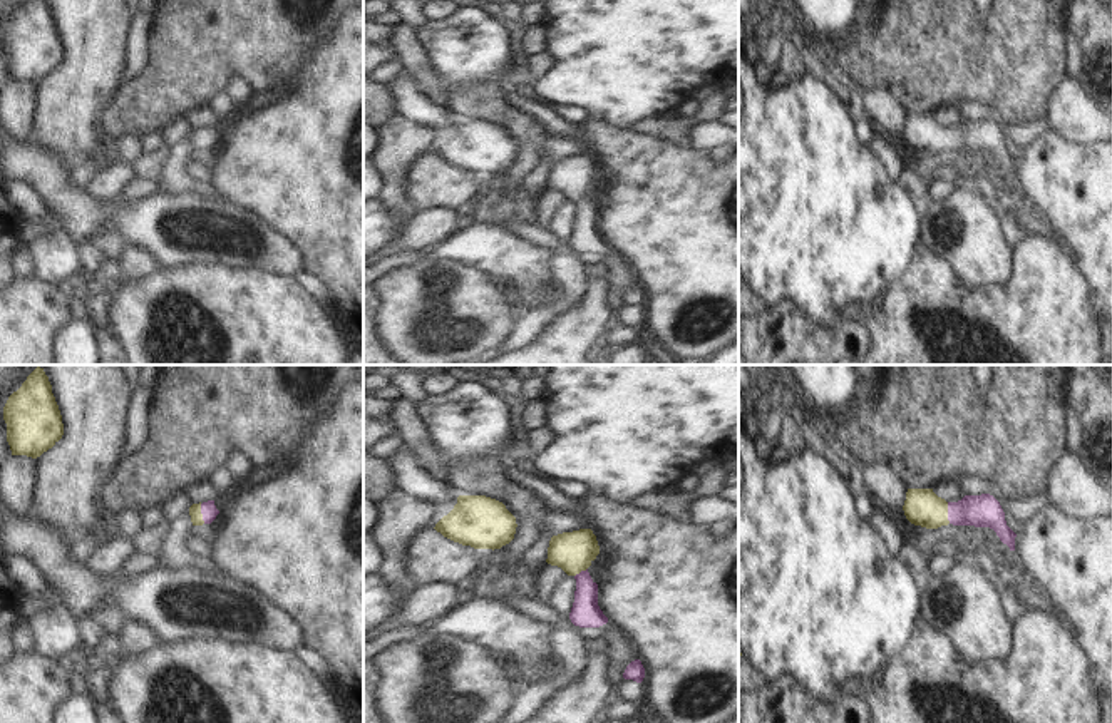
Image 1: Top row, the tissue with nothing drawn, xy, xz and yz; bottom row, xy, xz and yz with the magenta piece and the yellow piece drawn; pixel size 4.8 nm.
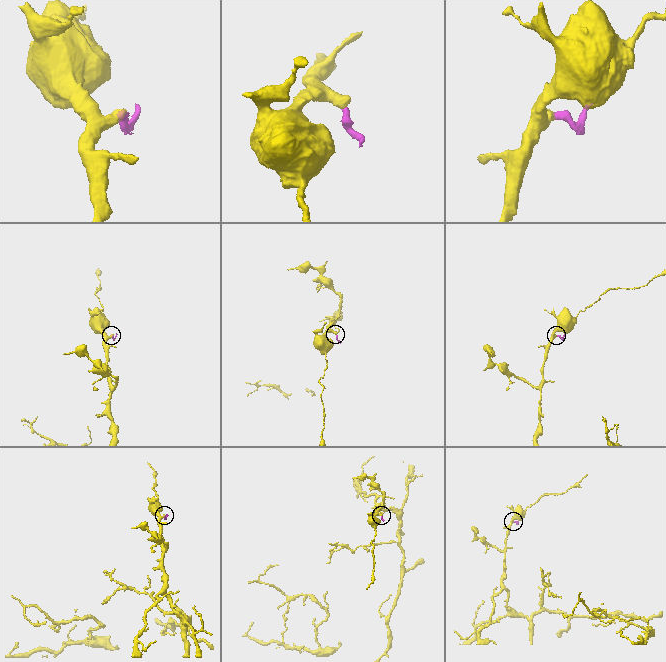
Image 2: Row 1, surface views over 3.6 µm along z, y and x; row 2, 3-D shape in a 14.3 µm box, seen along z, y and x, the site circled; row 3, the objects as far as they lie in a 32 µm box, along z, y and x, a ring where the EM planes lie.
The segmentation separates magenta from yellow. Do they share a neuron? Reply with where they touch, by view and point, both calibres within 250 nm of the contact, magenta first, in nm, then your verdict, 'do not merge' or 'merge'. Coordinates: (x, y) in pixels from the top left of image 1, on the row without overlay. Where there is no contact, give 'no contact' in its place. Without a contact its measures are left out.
yz (948, 138) | 160/180 nm | merge

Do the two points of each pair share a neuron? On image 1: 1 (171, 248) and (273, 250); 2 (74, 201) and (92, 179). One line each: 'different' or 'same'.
1: same
2: different

